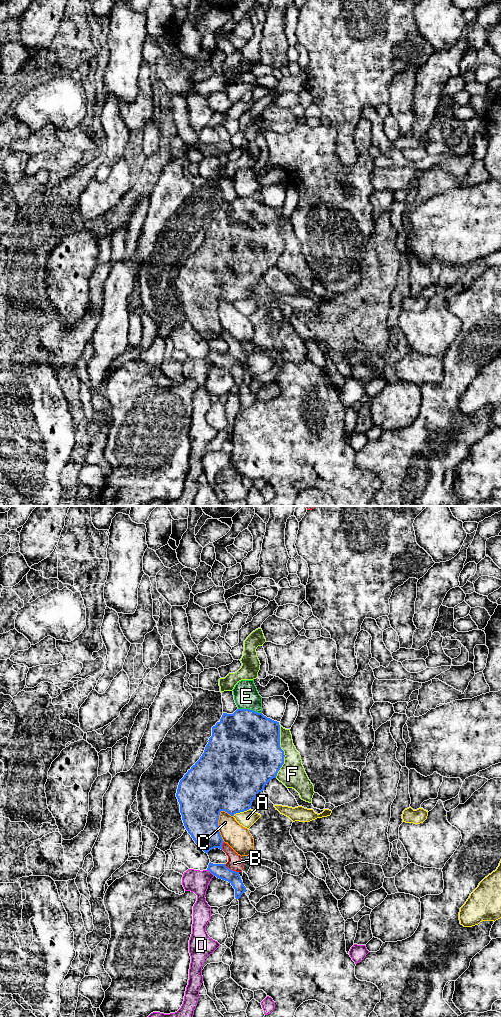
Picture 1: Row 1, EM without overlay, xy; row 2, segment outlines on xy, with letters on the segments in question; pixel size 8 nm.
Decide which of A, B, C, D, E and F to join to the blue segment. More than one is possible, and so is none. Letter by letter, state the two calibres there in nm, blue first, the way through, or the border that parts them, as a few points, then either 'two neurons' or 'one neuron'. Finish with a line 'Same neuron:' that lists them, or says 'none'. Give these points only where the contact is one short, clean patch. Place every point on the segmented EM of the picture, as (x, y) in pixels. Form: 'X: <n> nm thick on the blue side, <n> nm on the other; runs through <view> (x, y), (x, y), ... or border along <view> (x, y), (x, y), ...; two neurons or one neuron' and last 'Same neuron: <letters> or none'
A: 460 nm thick on the blue side, 130 nm on the other; two neurons
B: 110 nm thick on the blue side, 120 nm on the other; border along xy (224, 864), (238, 872); two neurons
C: 360 nm thick on the blue side, 190 nm on the other; two neurons
D: 110 nm thick on the blue side, 180 nm on the other; two neurons
E: 480 nm thick on the blue side, 200 nm on the other; border along xy (238, 708), (249, 708), (261, 713); two neurons
F: 480 nm thick on the blue side, 220 nm on the other; two neurons
Same neuron: none

